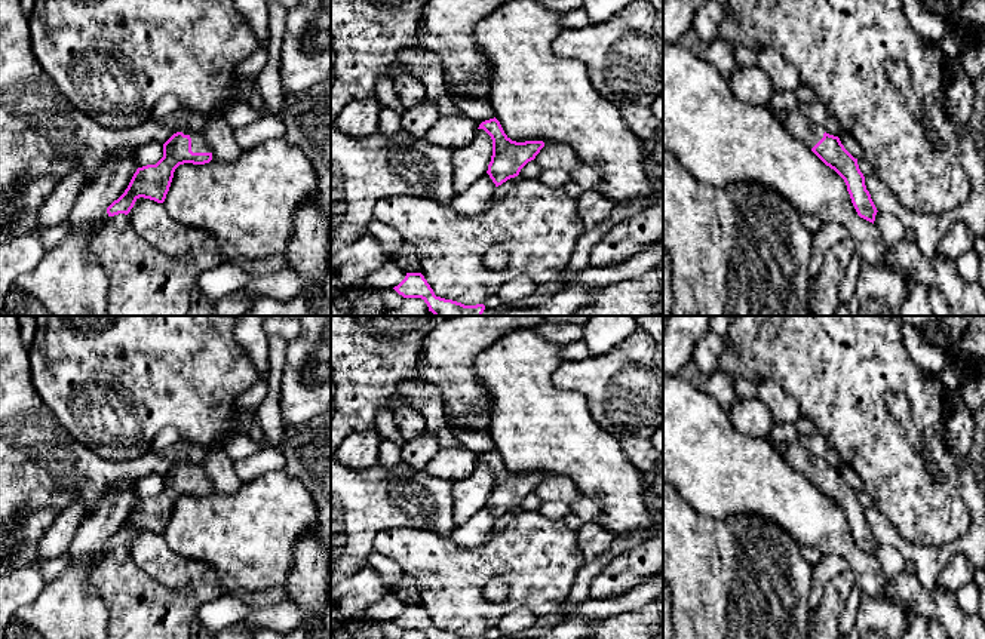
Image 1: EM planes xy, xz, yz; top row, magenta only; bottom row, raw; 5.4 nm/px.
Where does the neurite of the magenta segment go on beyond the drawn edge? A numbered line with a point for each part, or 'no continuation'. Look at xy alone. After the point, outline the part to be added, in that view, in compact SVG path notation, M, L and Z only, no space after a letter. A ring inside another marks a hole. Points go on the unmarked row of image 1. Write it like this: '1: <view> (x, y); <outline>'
1: xy (199, 476); M184 461L182 466L191 470L193 485L212 485L211 476L206 473L202 464Z

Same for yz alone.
1: yz (794, 454); M770 437L768 442L780 452L783 460L798 473L801 473L808 482L811 482L825 466L822 458L808 454L798 440L788 443L774 443Z

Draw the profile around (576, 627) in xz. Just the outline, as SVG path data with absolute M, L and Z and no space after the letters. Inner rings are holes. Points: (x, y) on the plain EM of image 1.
M571 617L552 626L546 636L533 639L582 639L592 635L599 621L586 617Z

